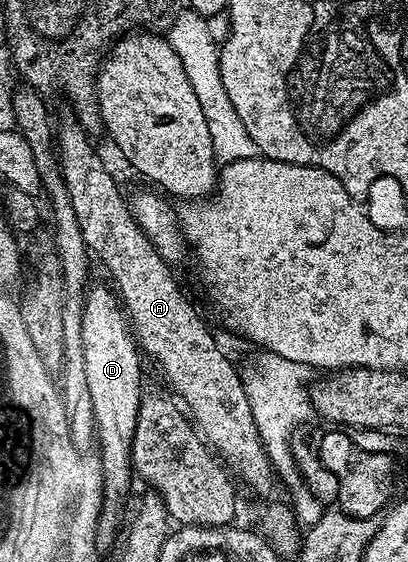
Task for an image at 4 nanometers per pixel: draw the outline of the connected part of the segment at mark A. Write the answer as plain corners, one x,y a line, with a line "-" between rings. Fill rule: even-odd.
73,113
63,116
61,123
59,119
59,126
55,131
55,142
61,160
61,175
65,179
69,200
74,206
74,215
78,218
78,227
82,231
85,245
94,256
97,254
101,258
102,265
109,270
114,283
112,286
123,302
124,310
135,330
135,337
140,348
146,356
151,355
165,370
170,385
181,394
180,402
187,408
192,422
206,444
224,460
235,475
237,473
253,490
261,493
271,490
273,483
275,485
275,474
272,463
264,451
263,441
259,437
259,429
255,425
255,417
247,401
240,370
236,366
233,368
232,361
217,348
216,337
205,328
200,313
193,308
192,301
181,292
176,277
169,272
172,271
170,264
153,253
141,255
140,245
133,243
133,239
142,238
141,226
133,218
130,204
121,196
121,191
117,188
112,173
105,168
104,161
93,152
93,143
89,140
88,133
77,122
79,122
78,116

